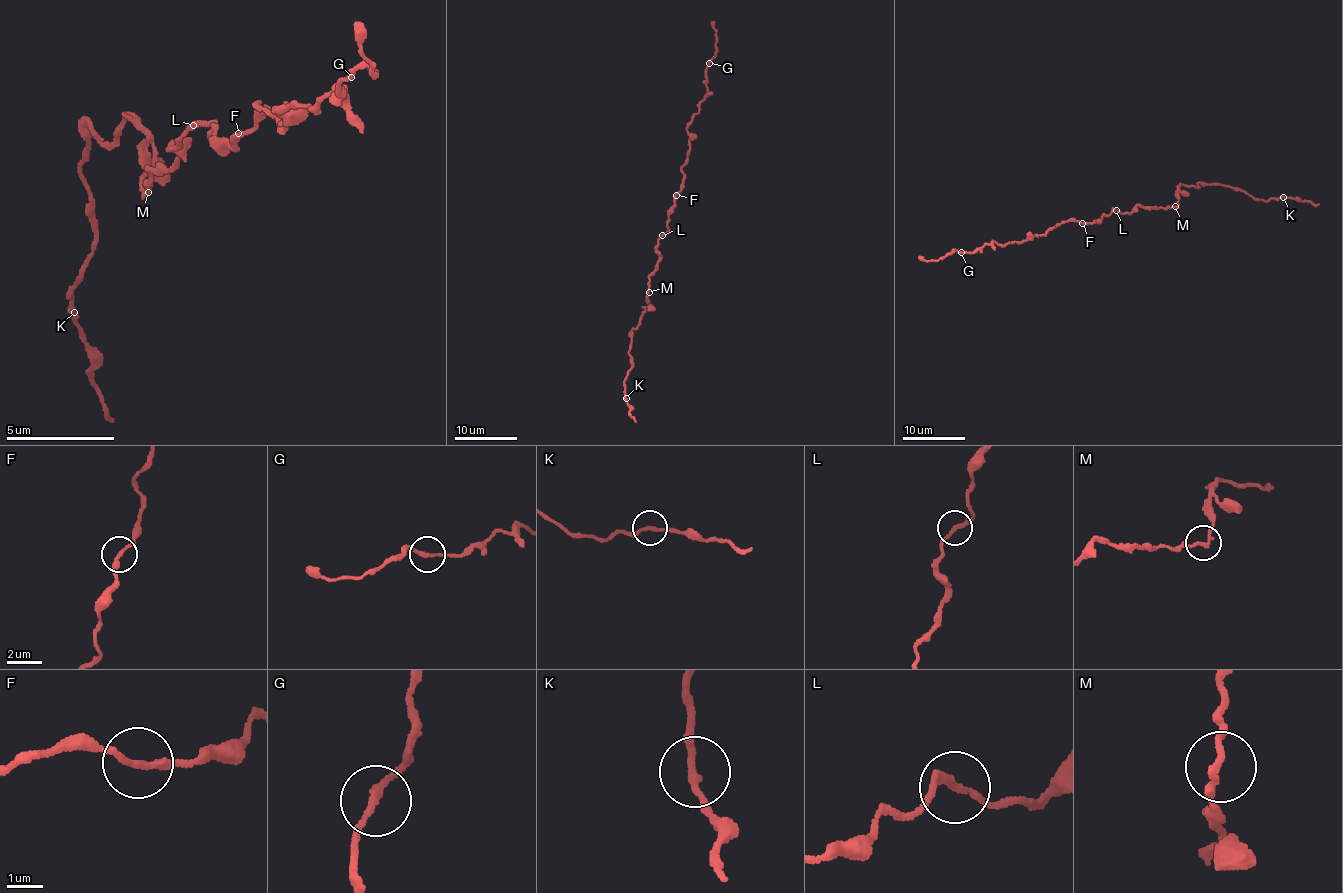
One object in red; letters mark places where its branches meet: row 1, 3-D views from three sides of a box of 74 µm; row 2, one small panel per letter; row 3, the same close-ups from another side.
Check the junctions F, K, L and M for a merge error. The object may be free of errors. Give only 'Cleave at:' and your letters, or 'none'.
Cleave at: none

